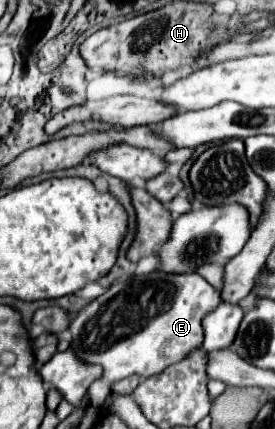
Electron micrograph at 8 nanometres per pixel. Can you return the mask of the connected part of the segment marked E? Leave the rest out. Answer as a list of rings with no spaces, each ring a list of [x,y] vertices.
[[[152,272],[112,284],[106,294],[90,302],[70,324],[70,348],[84,362],[100,364],[104,368],[104,376],[88,390],[92,406],[102,406],[106,402],[112,382],[132,374],[140,374],[142,378],[160,374],[170,364],[188,356],[190,350],[202,346],[202,316],[220,302],[220,292],[196,272]]]

